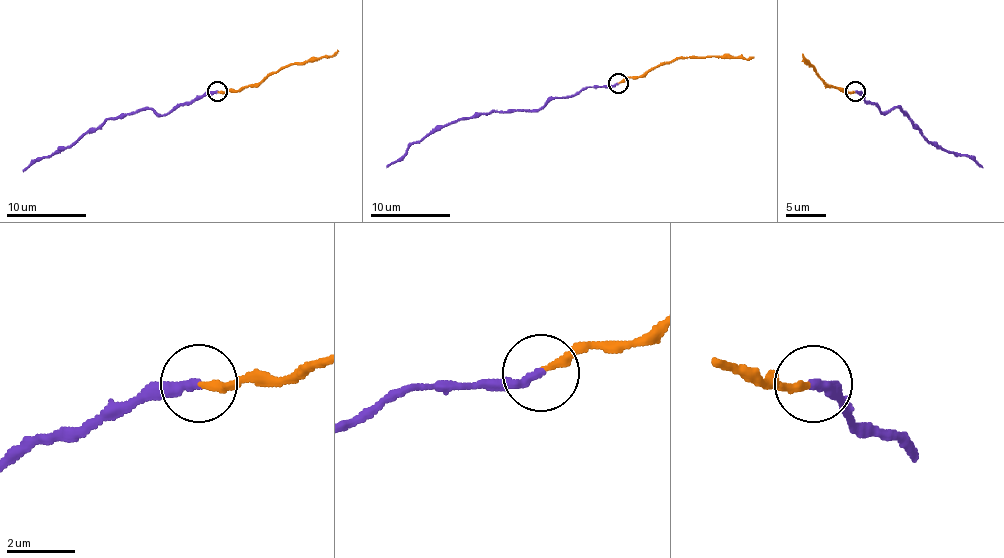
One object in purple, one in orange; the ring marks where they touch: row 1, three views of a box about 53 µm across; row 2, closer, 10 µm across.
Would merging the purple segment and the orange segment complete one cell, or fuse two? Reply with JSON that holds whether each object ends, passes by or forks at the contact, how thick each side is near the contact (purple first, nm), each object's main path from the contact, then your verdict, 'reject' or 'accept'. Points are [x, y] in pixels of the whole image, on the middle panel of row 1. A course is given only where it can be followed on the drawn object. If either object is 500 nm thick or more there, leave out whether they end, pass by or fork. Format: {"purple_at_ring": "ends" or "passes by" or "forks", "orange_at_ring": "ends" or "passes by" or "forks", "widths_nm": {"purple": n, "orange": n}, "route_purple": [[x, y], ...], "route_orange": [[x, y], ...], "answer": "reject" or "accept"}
{"purple_at_ring": "ends", "orange_at_ring": "ends", "widths_nm": {"purple": 280, "orange": 220}, "route_purple": [[618, 83], [581, 89], [548, 99], [538, 109], [495, 111], [459, 118], [448, 126], [438, 126], [387, 167]], "route_orange": [[618, 83], [642, 77], [676, 59], [754, 56]], "answer": "accept"}

